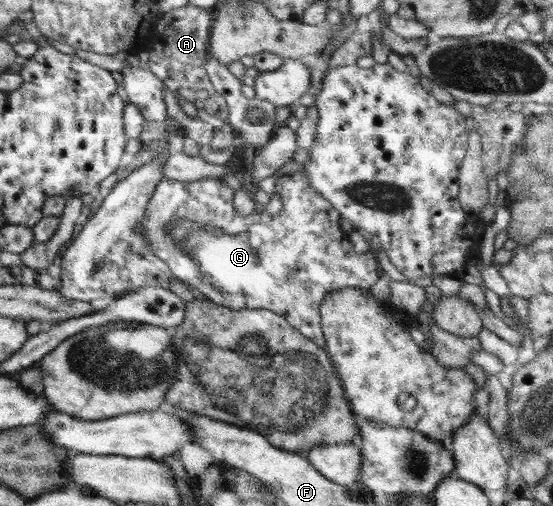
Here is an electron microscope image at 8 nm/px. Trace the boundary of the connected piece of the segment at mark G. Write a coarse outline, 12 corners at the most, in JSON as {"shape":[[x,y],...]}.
{"shape":[[301,171],[244,216],[222,178],[163,178],[137,231],[174,278],[323,347],[324,298],[371,289]]}

